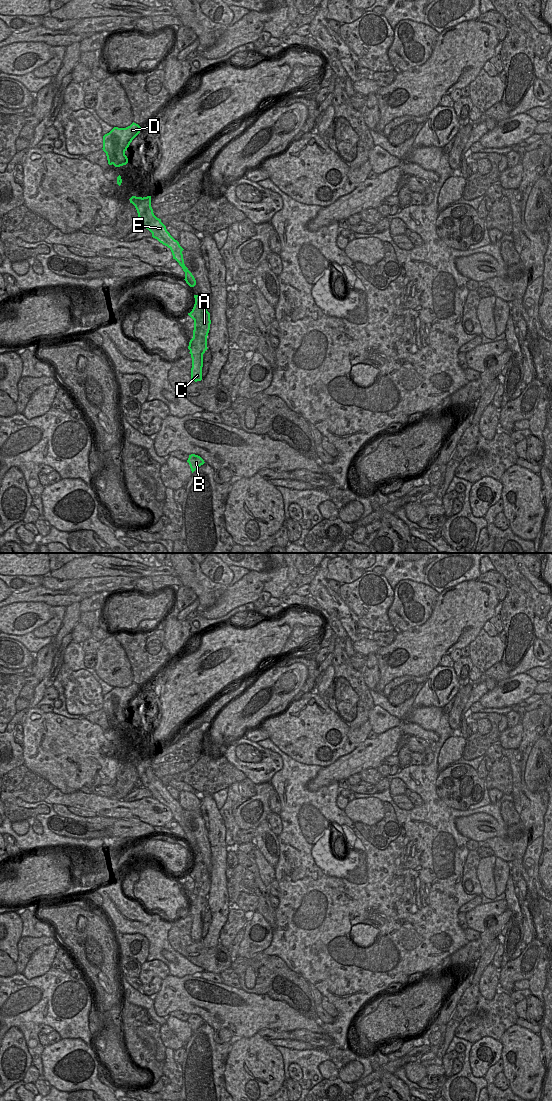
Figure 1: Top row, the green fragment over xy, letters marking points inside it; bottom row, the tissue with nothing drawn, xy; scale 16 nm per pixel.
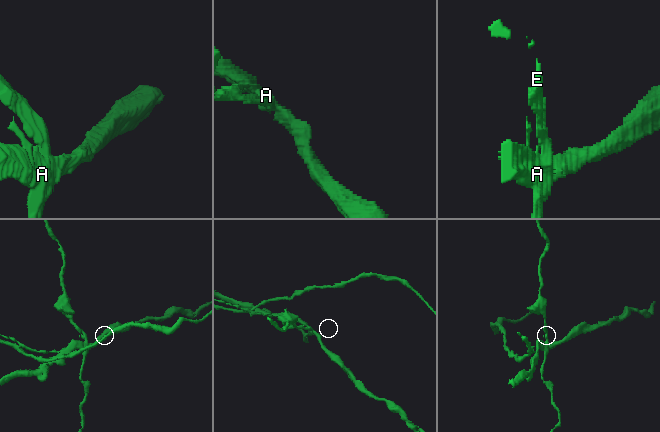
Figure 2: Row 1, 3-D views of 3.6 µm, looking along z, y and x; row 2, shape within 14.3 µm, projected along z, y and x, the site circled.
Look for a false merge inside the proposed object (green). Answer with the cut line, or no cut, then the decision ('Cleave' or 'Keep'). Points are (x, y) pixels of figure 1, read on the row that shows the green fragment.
Split along xy (207, 335), (195, 335), (193, 337). Cleave.

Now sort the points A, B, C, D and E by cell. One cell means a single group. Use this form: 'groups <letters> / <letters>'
groups A / B C D E

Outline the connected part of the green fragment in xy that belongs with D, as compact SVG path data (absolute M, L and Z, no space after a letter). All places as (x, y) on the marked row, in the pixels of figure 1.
M132 123L126 128L114 127L103 136L103 151L106 153L108 164L120 167L128 163L125 151L132 140L140 133L141 127Z

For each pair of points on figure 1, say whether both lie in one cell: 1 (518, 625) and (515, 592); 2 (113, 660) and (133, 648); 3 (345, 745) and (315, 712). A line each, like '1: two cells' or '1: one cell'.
1: one cell
2: two cells
3: one cell

